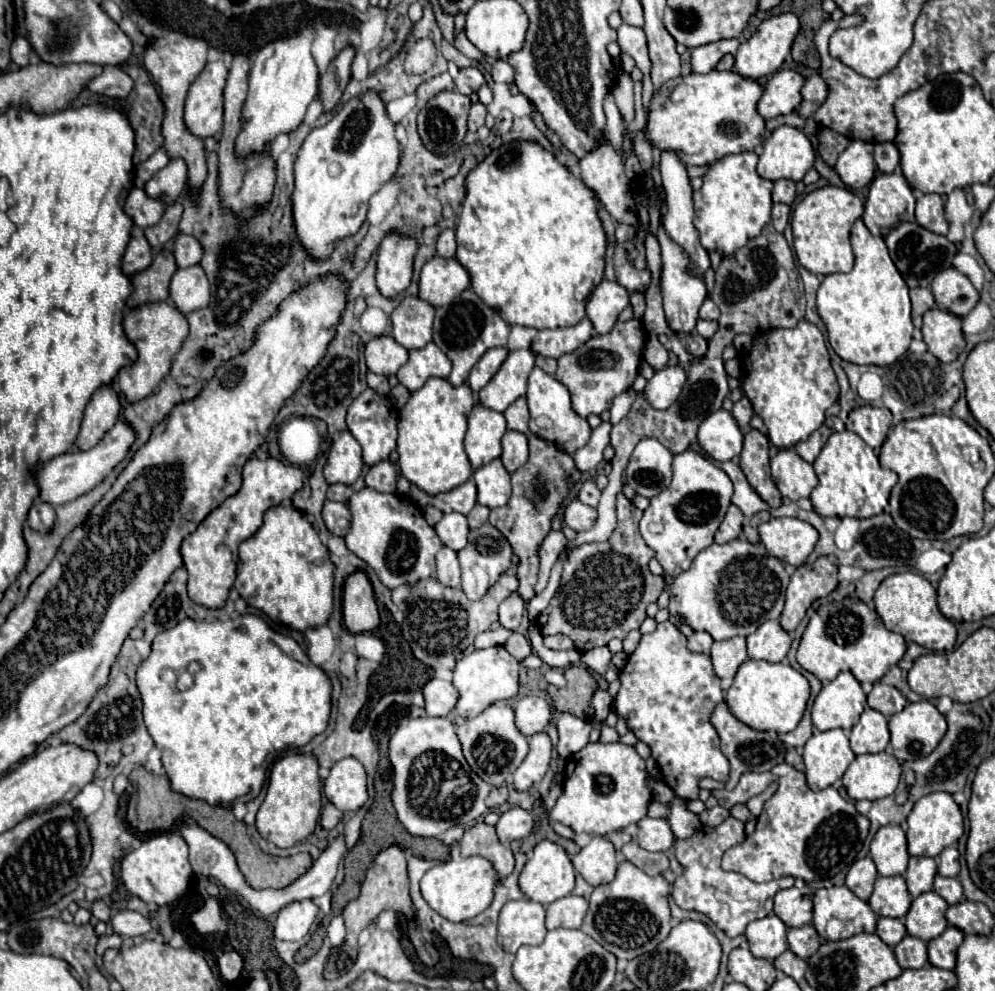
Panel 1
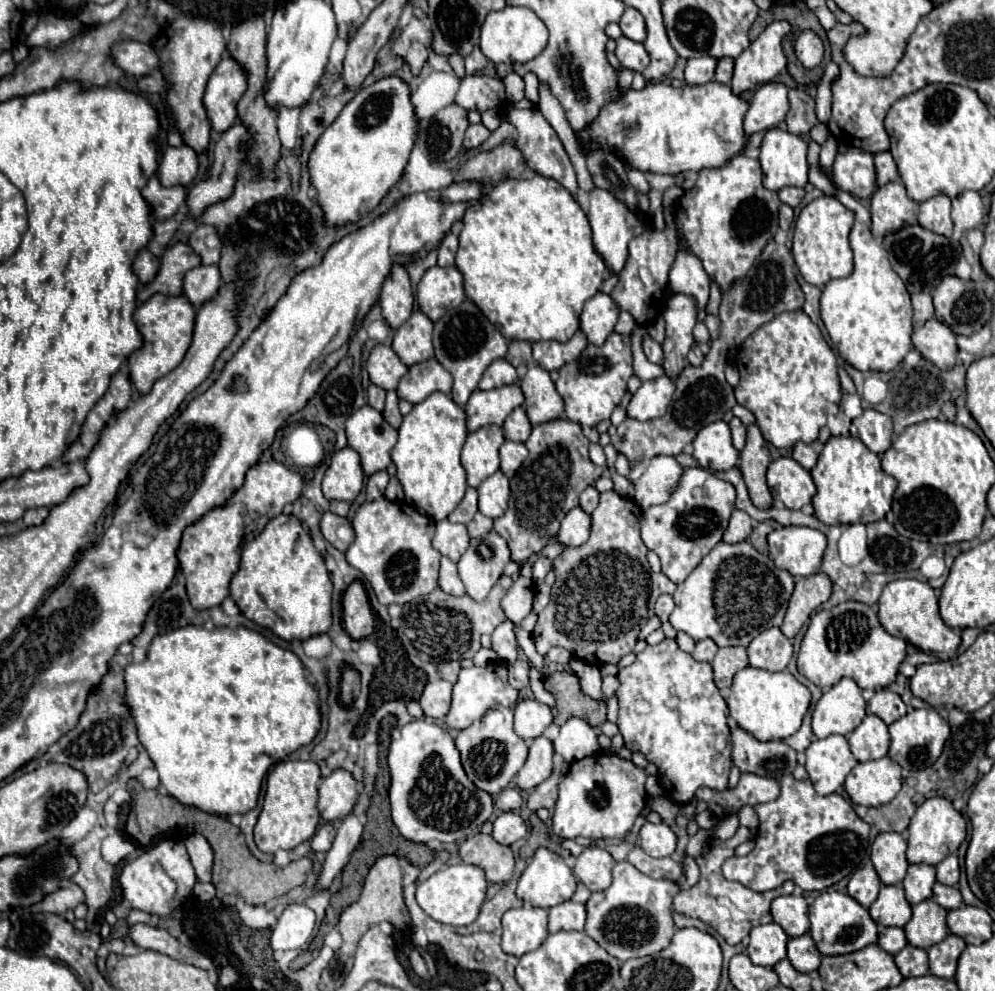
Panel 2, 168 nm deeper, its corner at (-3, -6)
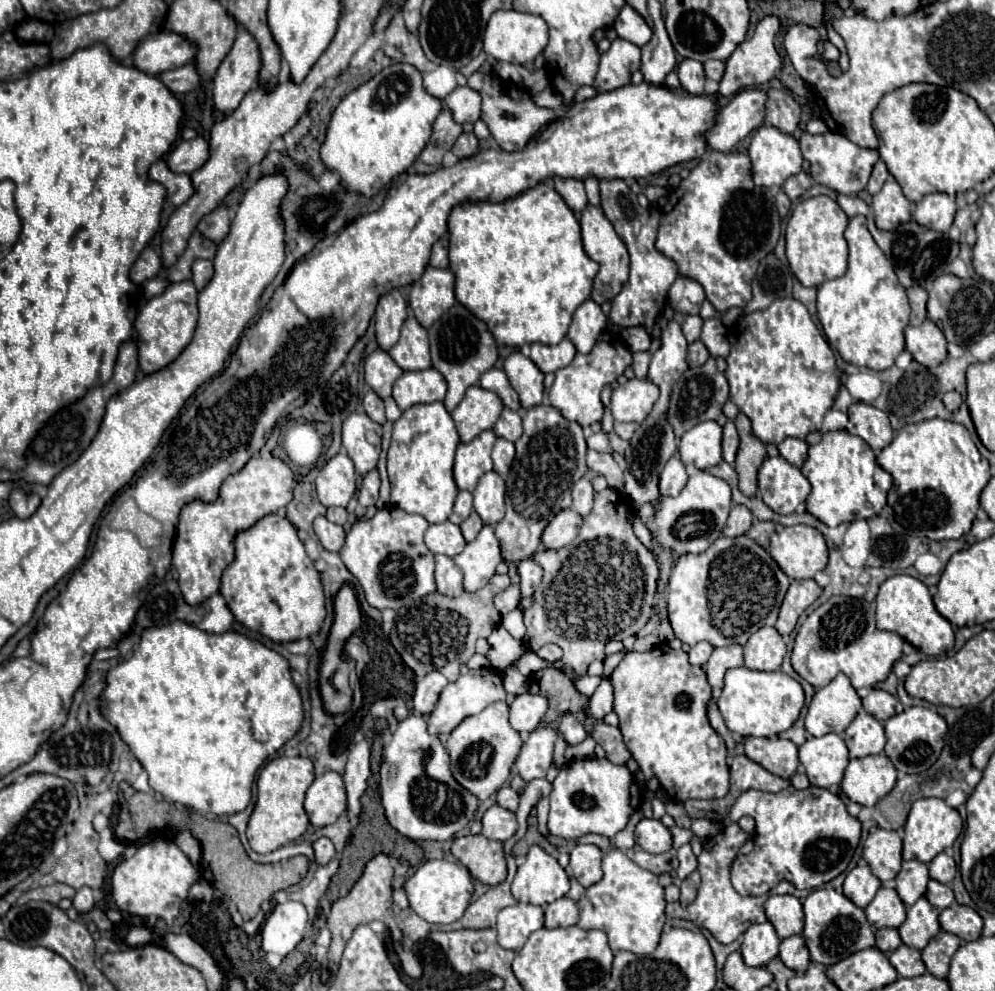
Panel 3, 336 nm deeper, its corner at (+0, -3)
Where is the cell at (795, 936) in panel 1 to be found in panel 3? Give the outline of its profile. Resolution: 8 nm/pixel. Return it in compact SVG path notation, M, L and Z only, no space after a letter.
M793 935L793 937L783 939L779 945L779 959L787 967L791 967L795 973L803 973L811 963L811 959L807 955L807 947L803 943L803 937Z

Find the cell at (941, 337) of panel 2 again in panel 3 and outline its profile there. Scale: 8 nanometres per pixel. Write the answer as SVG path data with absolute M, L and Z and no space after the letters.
M925 319L919 327L909 325L905 329L905 349L925 367L937 367L947 359L947 341L939 327L935 327L929 319Z

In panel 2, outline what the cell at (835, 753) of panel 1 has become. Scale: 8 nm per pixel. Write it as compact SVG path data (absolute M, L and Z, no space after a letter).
M840 734L814 740L806 748L806 770L818 796L836 792L856 764L848 740Z

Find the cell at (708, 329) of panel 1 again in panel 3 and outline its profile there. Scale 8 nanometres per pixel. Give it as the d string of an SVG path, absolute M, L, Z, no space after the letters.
M685 315L679 319L679 325L683 329L683 335L689 343L697 341L701 335L701 327L703 327L703 319L699 315Z

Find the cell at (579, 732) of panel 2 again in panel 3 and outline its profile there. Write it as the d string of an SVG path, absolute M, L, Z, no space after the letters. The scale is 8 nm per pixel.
M565 713L563 715L563 721L559 723L559 731L563 733L563 737L565 737L565 741L569 745L581 743L587 737L587 733L585 733L583 723L579 721L579 717L577 715L571 715L571 713Z

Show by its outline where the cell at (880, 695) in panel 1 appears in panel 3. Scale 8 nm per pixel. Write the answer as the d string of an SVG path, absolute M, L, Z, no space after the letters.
M871 689L869 695L863 699L863 707L867 713L871 713L879 721L887 721L891 715L897 713L897 697L883 691L883 689Z

